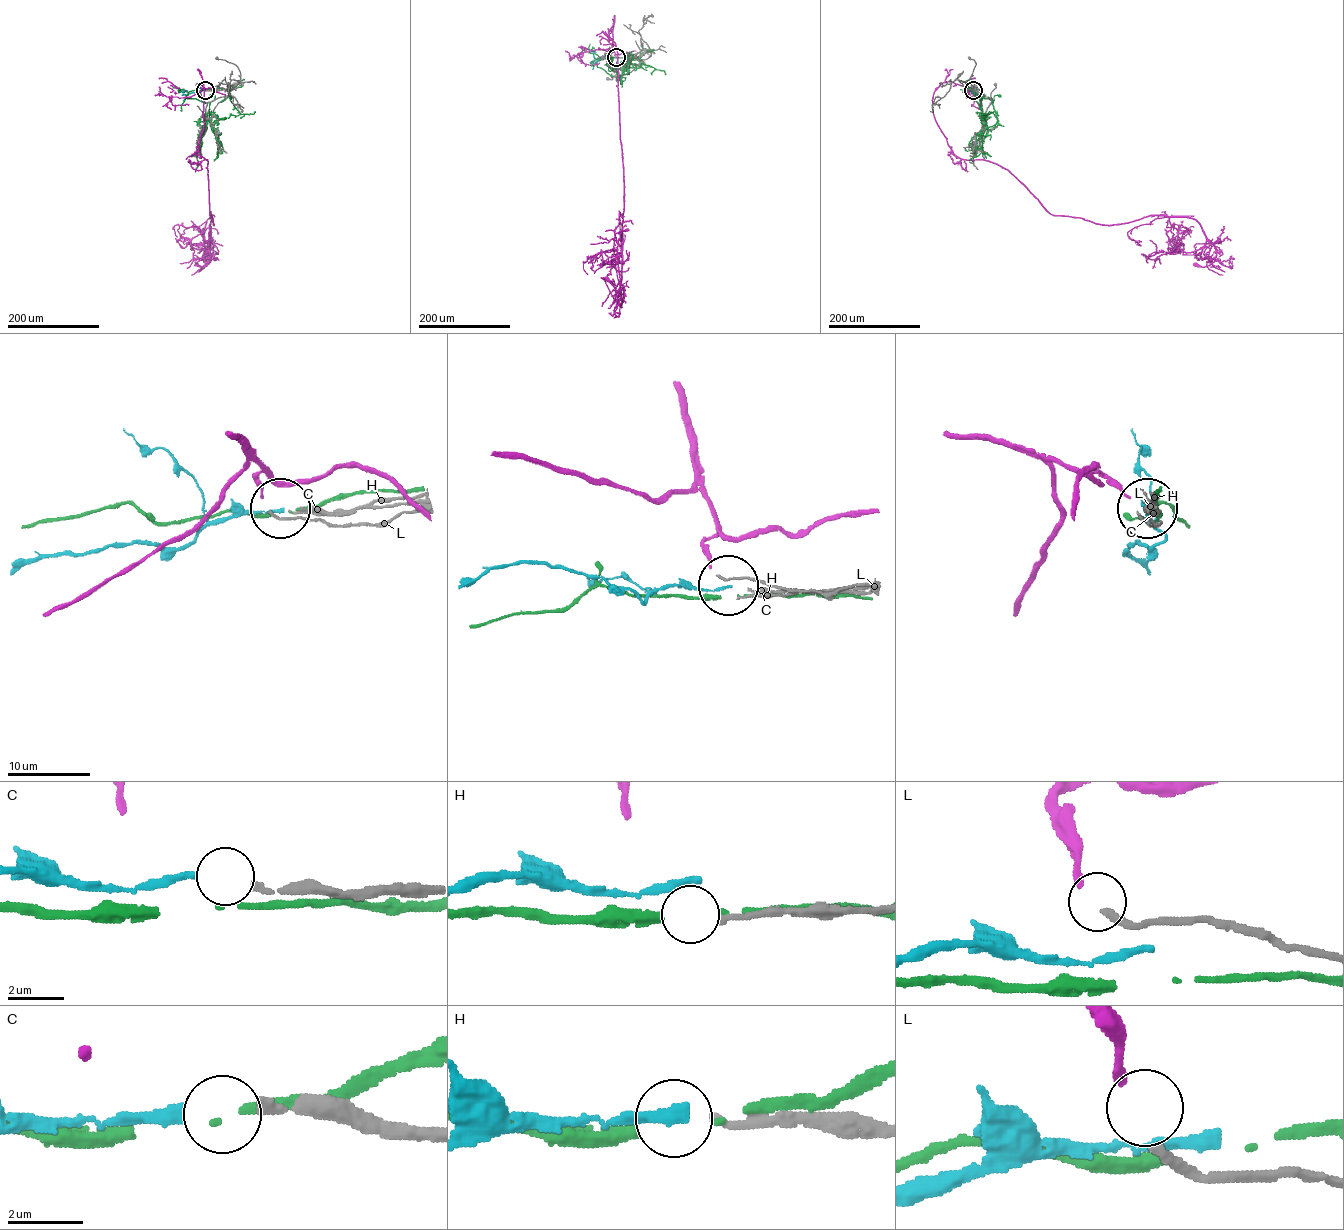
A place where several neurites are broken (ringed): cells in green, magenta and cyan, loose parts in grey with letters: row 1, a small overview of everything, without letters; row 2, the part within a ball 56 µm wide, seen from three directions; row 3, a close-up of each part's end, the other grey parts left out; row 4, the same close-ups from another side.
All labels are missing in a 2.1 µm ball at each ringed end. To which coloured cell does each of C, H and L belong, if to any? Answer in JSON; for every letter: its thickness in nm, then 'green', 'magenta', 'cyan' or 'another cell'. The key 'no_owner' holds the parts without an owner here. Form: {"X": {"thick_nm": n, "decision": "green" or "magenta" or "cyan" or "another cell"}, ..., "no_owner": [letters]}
{"C": {"thick_nm": 220, "decision": "cyan"}, "H": {"thick_nm": 220, "decision": "another cell"}, "L": {"thick_nm": 280, "decision": "magenta"}, "no_owner": ["H"]}

